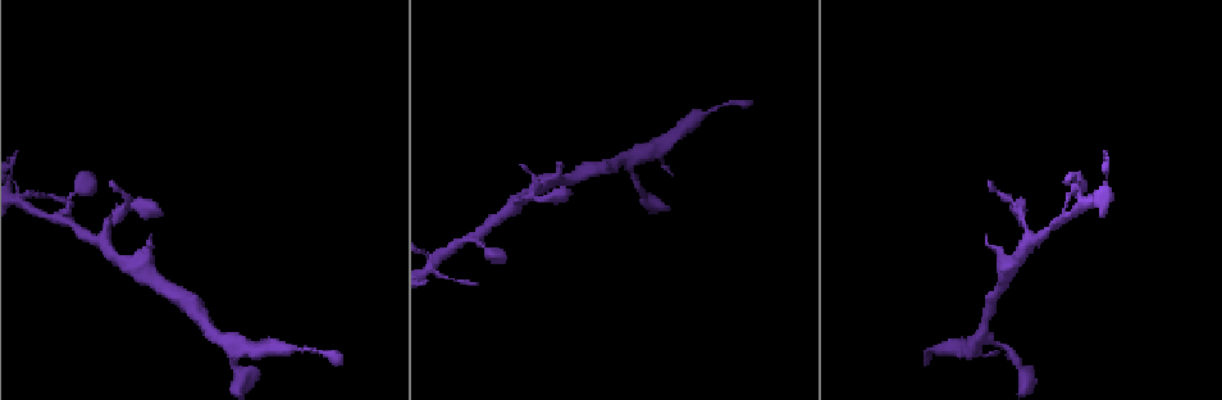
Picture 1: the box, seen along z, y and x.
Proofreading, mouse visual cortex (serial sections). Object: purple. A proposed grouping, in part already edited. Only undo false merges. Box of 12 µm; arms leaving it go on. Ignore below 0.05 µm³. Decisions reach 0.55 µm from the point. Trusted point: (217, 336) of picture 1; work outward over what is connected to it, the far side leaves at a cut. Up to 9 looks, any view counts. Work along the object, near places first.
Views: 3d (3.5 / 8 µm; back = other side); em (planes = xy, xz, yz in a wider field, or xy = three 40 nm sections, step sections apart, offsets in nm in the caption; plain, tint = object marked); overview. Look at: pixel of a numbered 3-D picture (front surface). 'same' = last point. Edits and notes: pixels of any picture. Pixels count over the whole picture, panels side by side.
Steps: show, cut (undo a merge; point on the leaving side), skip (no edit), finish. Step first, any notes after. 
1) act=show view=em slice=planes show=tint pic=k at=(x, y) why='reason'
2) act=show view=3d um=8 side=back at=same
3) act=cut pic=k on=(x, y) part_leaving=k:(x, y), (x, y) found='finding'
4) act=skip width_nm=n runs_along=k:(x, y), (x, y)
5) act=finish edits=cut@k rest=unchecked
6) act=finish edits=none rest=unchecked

act=show view=3d um=3.5 side=back pic=1 at=(695, 117)

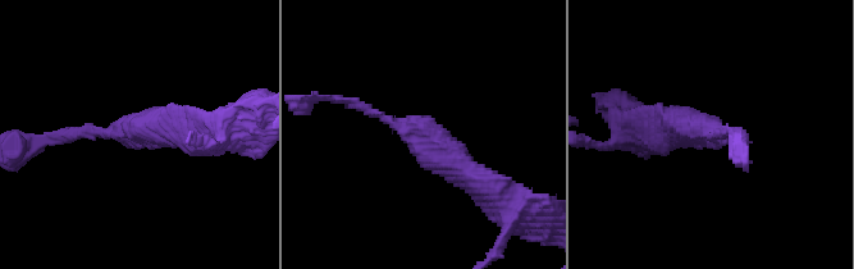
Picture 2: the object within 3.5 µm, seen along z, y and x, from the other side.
act=show view=em slice=planes show=tint pic=2 at=(131, 130)

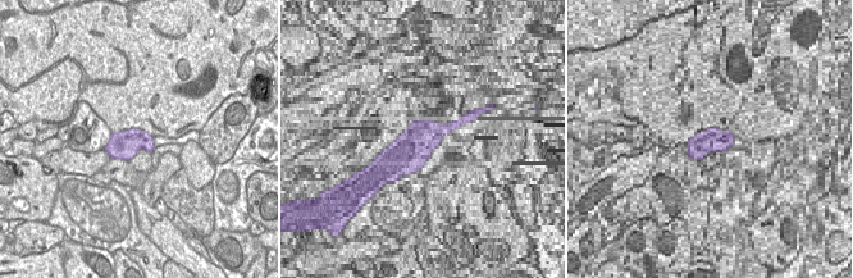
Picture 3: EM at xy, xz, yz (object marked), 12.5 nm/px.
act=skip runs_along=2:(492, 188), (412, 130), (342, 100) found='all the same cell'

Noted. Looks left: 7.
act=show view=3d um=3.5 pic=1 at=(1019, 359) why='calibre changes'

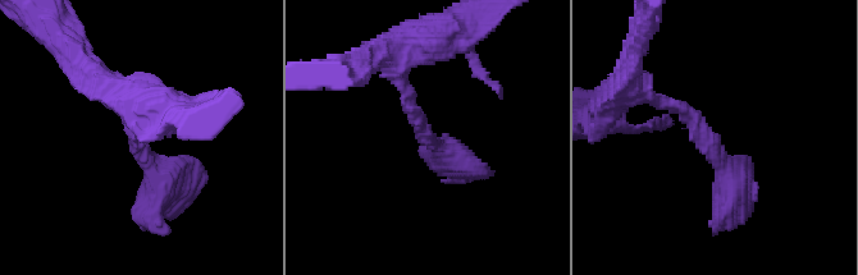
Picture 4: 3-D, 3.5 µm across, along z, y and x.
act=show view=em slice=xy step=1 show=tint pic=4 at=(136, 142)

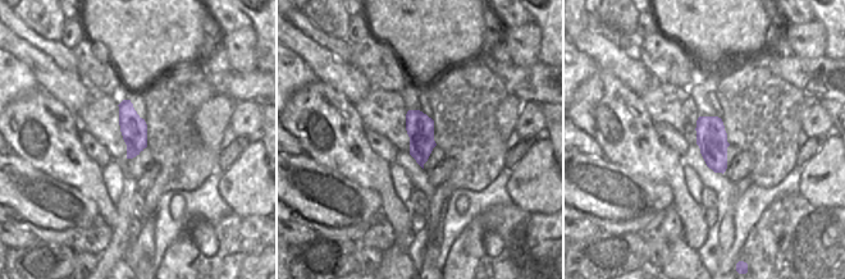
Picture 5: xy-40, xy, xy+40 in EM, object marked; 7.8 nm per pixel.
act=skip runs_along=4:(651, 96), (707, 134), (726, 214) found='one cell here'

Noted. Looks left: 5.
act=show view=3d um=3.5 pic=1 at=(1006, 276) why='arms part here'

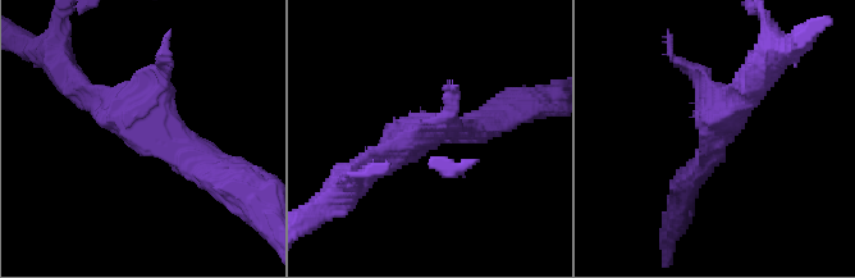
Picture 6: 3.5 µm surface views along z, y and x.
act=show view=em slice=xy step=5 show=tint pic=6 at=(151, 139) why='now the EM'

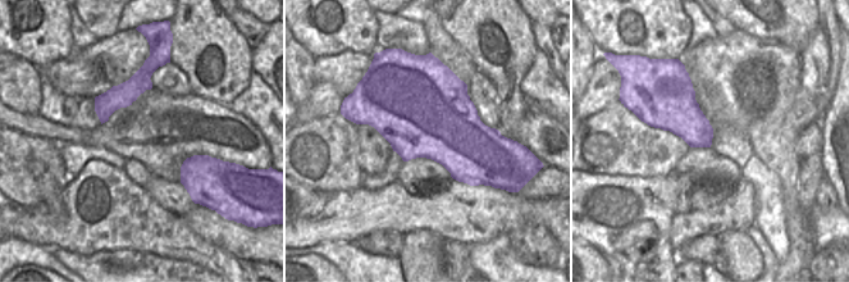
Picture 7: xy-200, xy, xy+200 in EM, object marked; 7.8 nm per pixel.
act=show view=em slice=xy step=1 show=tint at=same

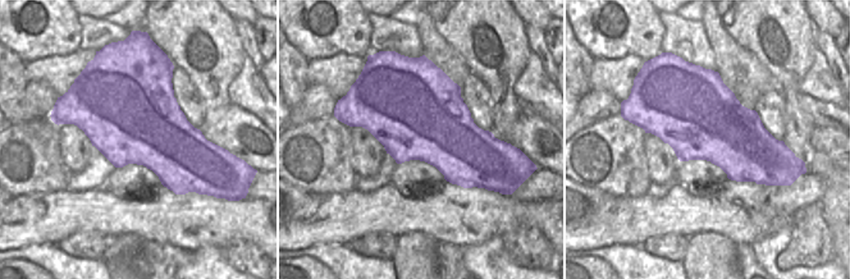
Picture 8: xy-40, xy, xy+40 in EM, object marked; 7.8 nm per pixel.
act=skip runs_along=6:(223, 181), (90, 98) found='all the same cell'

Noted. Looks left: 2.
act=show view=3d um=8 pic=1 at=(23, 206) why='thin arm on a thick one'

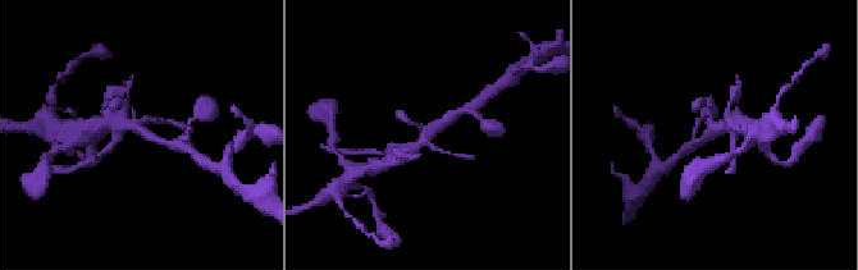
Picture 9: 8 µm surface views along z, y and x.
act=show view=em slice=planes show=tint pic=9 at=(428, 134) why='now the EM'

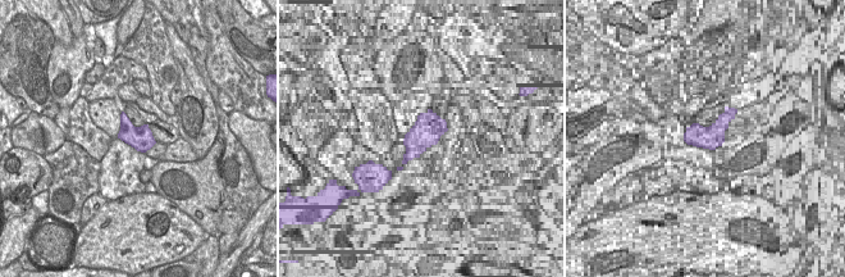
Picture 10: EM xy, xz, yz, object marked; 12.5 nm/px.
act=skip runs_along=9:(456, 113), (430, 131), (409, 155) found='all the same cell'

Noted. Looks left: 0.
act=finish edits=none rest=unchecked

